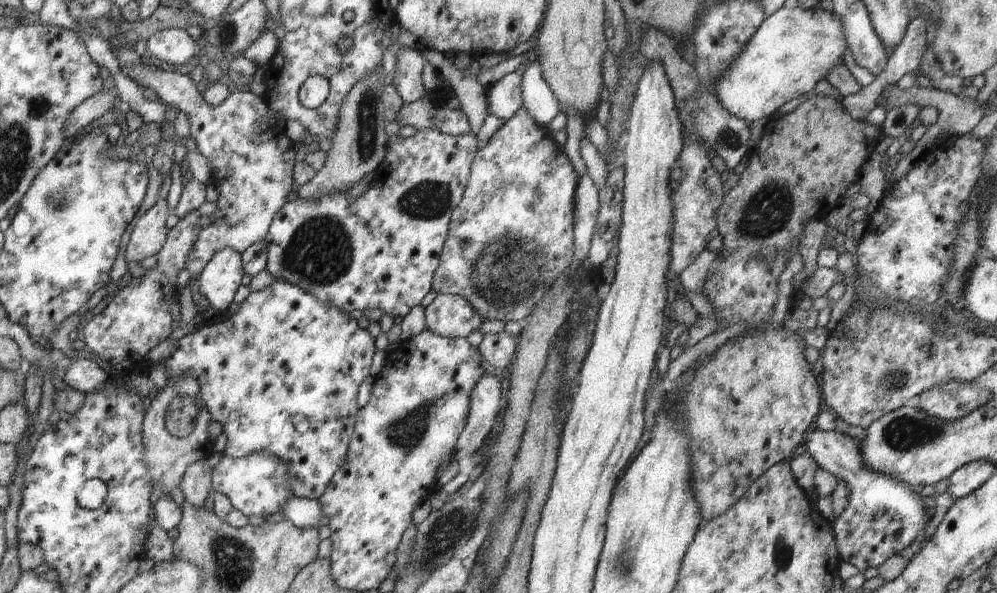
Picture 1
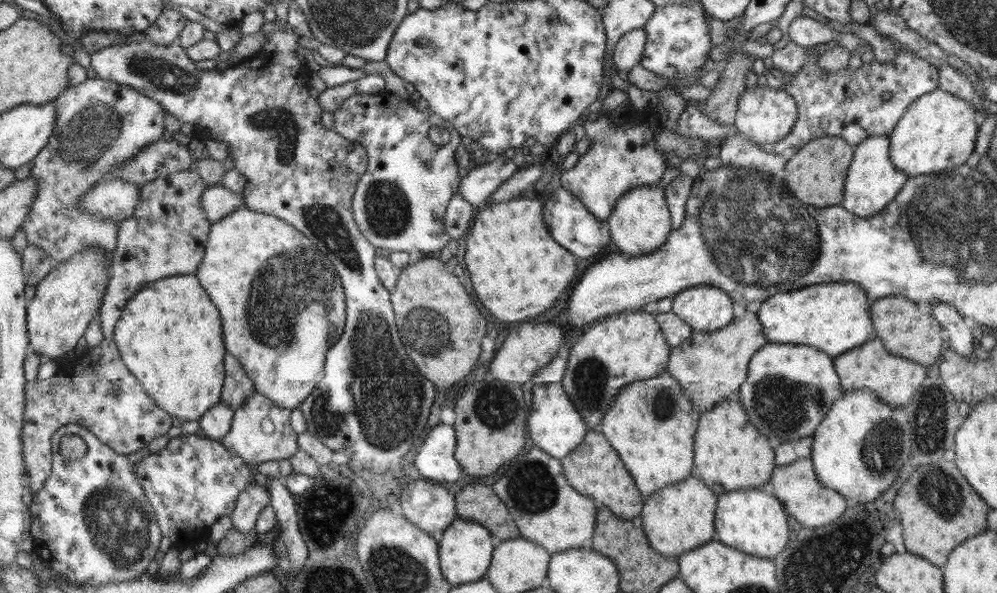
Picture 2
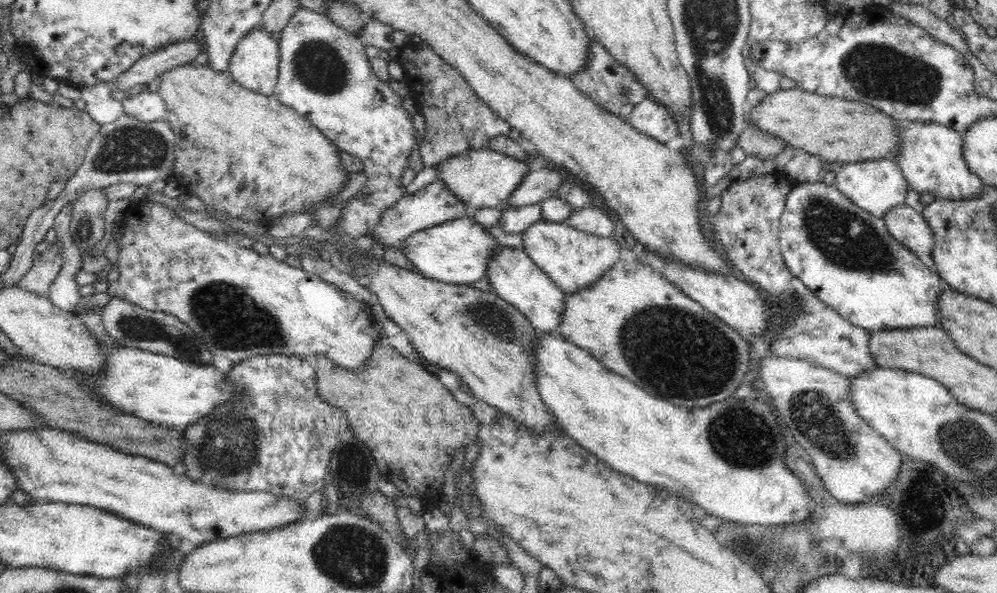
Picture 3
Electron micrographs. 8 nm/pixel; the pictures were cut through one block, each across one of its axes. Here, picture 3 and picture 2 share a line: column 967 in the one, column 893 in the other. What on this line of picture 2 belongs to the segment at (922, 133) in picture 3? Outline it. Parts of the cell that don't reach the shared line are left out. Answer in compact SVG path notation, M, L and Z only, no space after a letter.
M888 135L871 136L854 146L854 158L848 166L846 180L844 180L844 200L842 207L853 215L871 217L883 210L902 190L908 180L908 175L896 169L892 159L888 156L890 141Z

